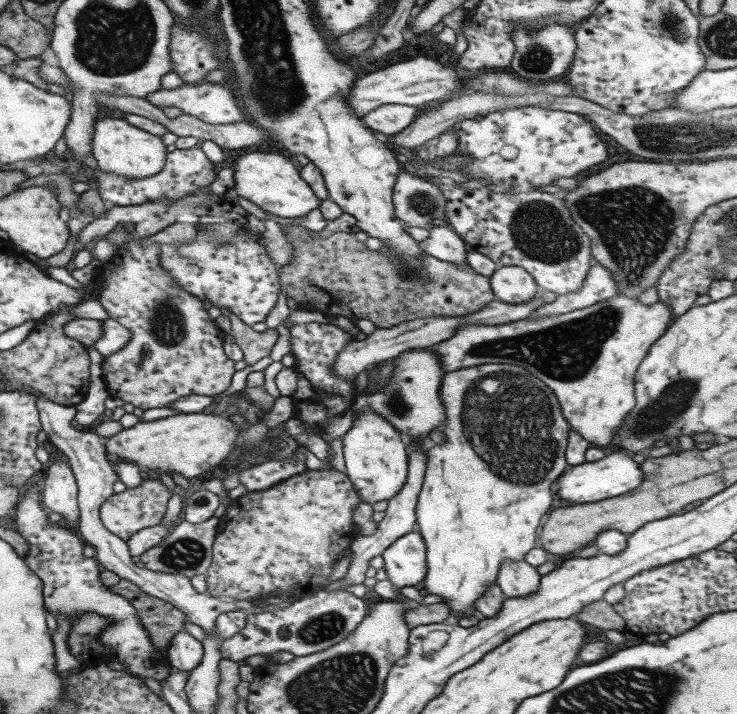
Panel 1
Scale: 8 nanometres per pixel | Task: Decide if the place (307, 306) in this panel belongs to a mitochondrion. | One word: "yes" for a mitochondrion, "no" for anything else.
no

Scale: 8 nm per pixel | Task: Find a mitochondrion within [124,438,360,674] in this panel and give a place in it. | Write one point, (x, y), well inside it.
(324, 627)

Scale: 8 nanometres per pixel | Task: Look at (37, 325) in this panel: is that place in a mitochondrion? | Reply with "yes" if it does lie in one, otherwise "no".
no

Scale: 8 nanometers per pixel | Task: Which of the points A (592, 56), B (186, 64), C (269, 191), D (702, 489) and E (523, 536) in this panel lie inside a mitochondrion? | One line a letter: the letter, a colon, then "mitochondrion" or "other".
A: other
B: other
C: other
D: other
E: other

